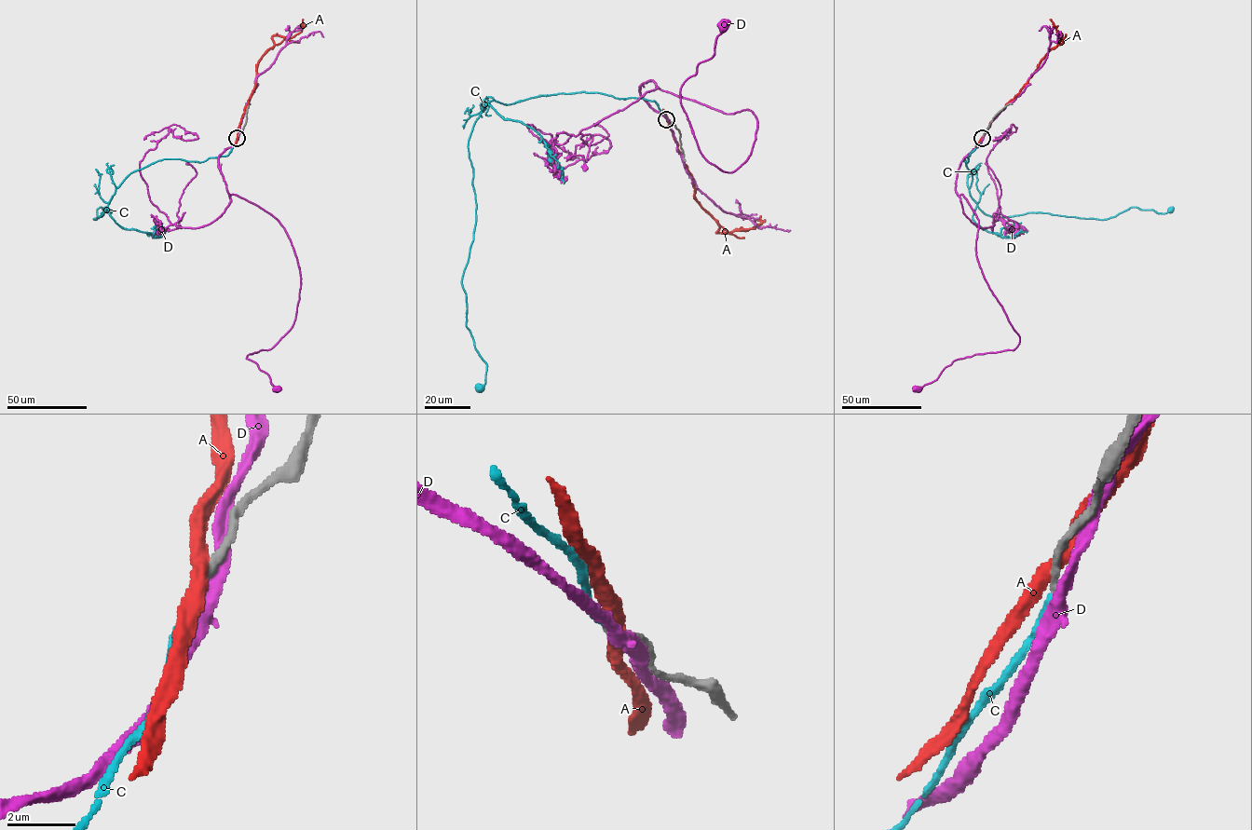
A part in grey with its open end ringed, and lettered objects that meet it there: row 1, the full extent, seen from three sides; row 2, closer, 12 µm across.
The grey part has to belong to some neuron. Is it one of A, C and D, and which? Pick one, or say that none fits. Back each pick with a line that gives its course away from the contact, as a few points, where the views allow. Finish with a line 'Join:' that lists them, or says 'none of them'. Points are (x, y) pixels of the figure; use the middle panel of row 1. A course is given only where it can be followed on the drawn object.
C: course (667, 118), (654, 101), (579, 92), (491, 101), (475, 121), (476, 223), (462, 284), (487, 365), (480, 387)
Join: C

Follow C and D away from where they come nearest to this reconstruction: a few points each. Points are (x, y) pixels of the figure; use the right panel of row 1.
C: (982, 138), (963, 158), (972, 174), (970, 195), (993, 217), (1041, 212), (1103, 220), (1133, 207), (1170, 210)
D: (983, 138), (963, 158), (956, 191), (978, 220), (979, 266), (1020, 340), (1013, 350), (956, 360), (916, 388)

